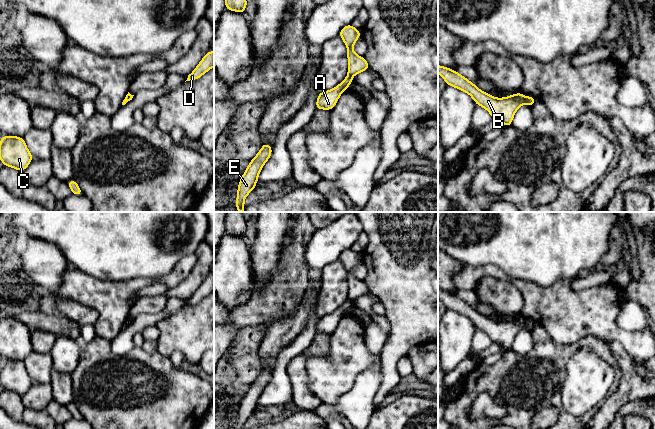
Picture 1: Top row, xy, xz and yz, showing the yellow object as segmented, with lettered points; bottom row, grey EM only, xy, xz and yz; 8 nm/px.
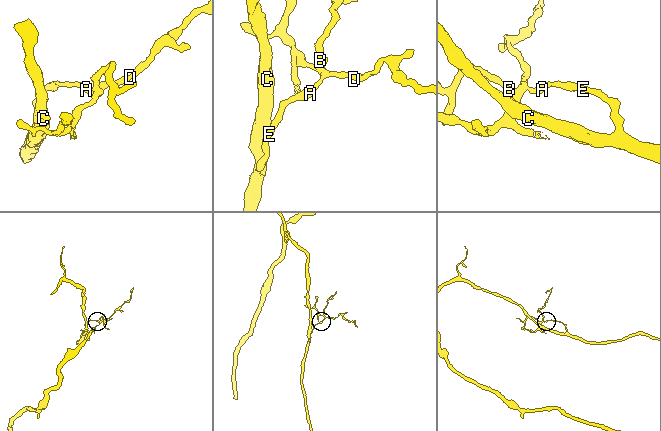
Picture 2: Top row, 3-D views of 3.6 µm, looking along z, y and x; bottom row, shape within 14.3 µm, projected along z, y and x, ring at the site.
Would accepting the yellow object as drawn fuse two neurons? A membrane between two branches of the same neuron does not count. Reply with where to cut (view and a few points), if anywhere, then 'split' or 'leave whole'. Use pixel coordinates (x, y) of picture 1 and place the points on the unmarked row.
cut yz (526, 321), (524, 326); split

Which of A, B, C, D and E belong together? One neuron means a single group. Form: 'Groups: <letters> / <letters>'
Groups: A C E / B D

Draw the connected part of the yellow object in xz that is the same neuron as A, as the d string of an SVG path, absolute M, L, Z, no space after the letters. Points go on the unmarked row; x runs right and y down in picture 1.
M347 299L346 302L335 312L320 316L316 325L316 334L332 334L335 331L342 316L345 315L352 306L352 300Z

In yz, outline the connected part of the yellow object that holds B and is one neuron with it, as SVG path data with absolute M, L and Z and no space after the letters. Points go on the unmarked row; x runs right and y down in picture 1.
M438 289L438 297L448 310L467 316L474 323L476 329L484 331L492 342L500 344L505 352L511 350L515 336L525 327L526 321L521 316L498 323L481 315L471 305L452 293Z

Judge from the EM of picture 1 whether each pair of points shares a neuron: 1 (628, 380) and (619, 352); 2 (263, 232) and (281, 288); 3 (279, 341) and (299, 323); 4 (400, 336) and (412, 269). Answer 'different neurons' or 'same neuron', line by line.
1: same neuron
2: different neurons
3: same neuron
4: same neuron

